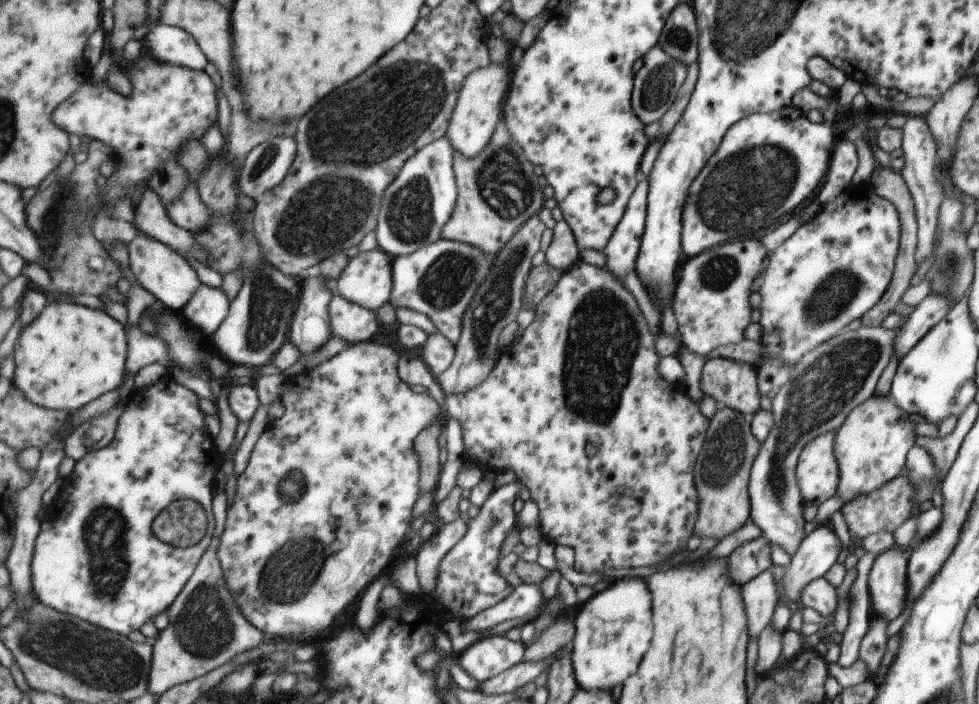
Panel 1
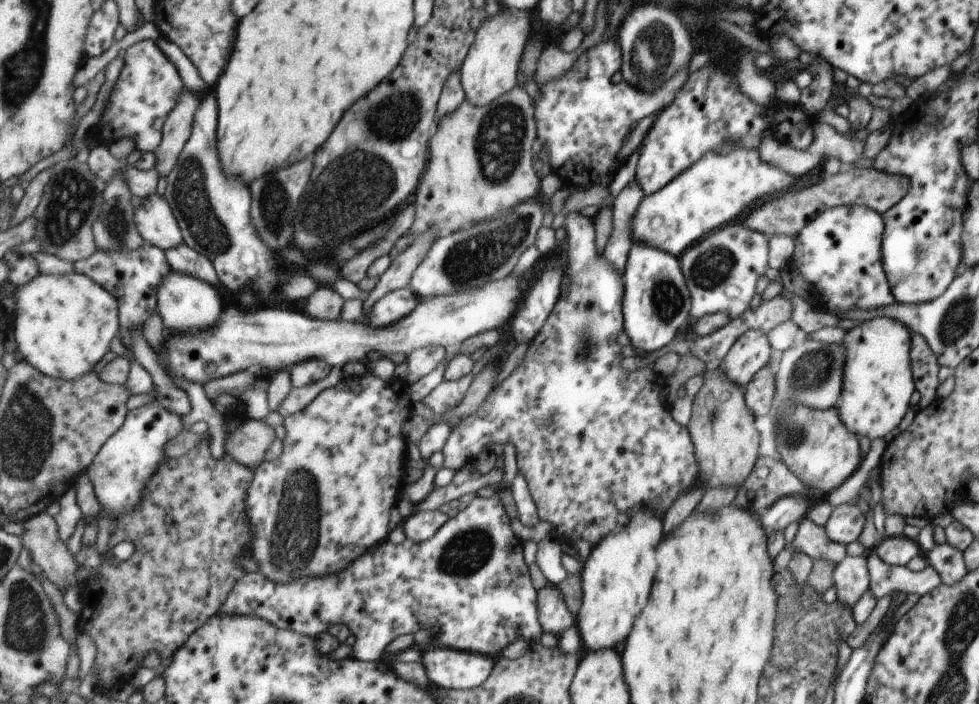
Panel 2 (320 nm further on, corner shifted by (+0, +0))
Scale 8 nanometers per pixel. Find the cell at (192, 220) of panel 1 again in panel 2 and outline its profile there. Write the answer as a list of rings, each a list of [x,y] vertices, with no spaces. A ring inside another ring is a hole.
[[[186,87],[177,108],[171,112],[163,126],[163,140],[155,150],[155,156],[157,156],[155,170],[164,178],[173,172],[185,144],[189,142],[199,104],[201,104],[201,96],[187,90]]]

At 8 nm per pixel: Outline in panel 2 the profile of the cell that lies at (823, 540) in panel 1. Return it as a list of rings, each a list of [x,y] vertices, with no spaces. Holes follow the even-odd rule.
[[[841,504],[841,506],[832,508],[829,517],[822,525],[825,536],[831,542],[845,546],[857,541],[865,524],[864,509],[860,508],[861,504]]]

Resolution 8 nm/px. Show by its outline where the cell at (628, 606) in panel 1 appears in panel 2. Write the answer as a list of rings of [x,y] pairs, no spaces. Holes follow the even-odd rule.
[[[649,506],[629,516],[619,528],[591,547],[580,571],[582,596],[574,618],[578,636],[589,652],[611,650],[617,642],[621,642],[643,604],[647,604],[655,574],[653,554],[659,538],[661,516]]]

